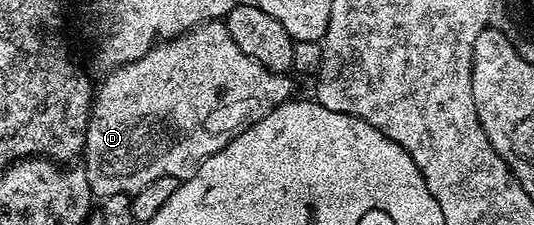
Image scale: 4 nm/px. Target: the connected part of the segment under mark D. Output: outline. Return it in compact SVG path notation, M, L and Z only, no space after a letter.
M223 20L202 22L199 26L194 26L193 29L186 30L175 38L160 40L156 42L153 49L145 52L145 56L141 56L132 62L116 65L112 70L115 71L104 80L100 88L98 85L91 108L91 122L87 125L87 149L85 151L87 162L85 162L85 169L87 179L91 185L92 195L99 200L109 196L117 196L118 194L134 196L141 188L145 188L145 184L153 184L153 180L161 180L161 176L169 176L180 180L192 178L197 172L199 163L209 156L221 152L221 148L228 146L245 128L257 124L257 120L269 116L269 112L273 112L273 108L292 101L293 98L290 77L287 74L278 74L269 68L265 68L260 62L253 60L245 52L241 52L241 48L237 48L233 36L227 30L226 21Z

